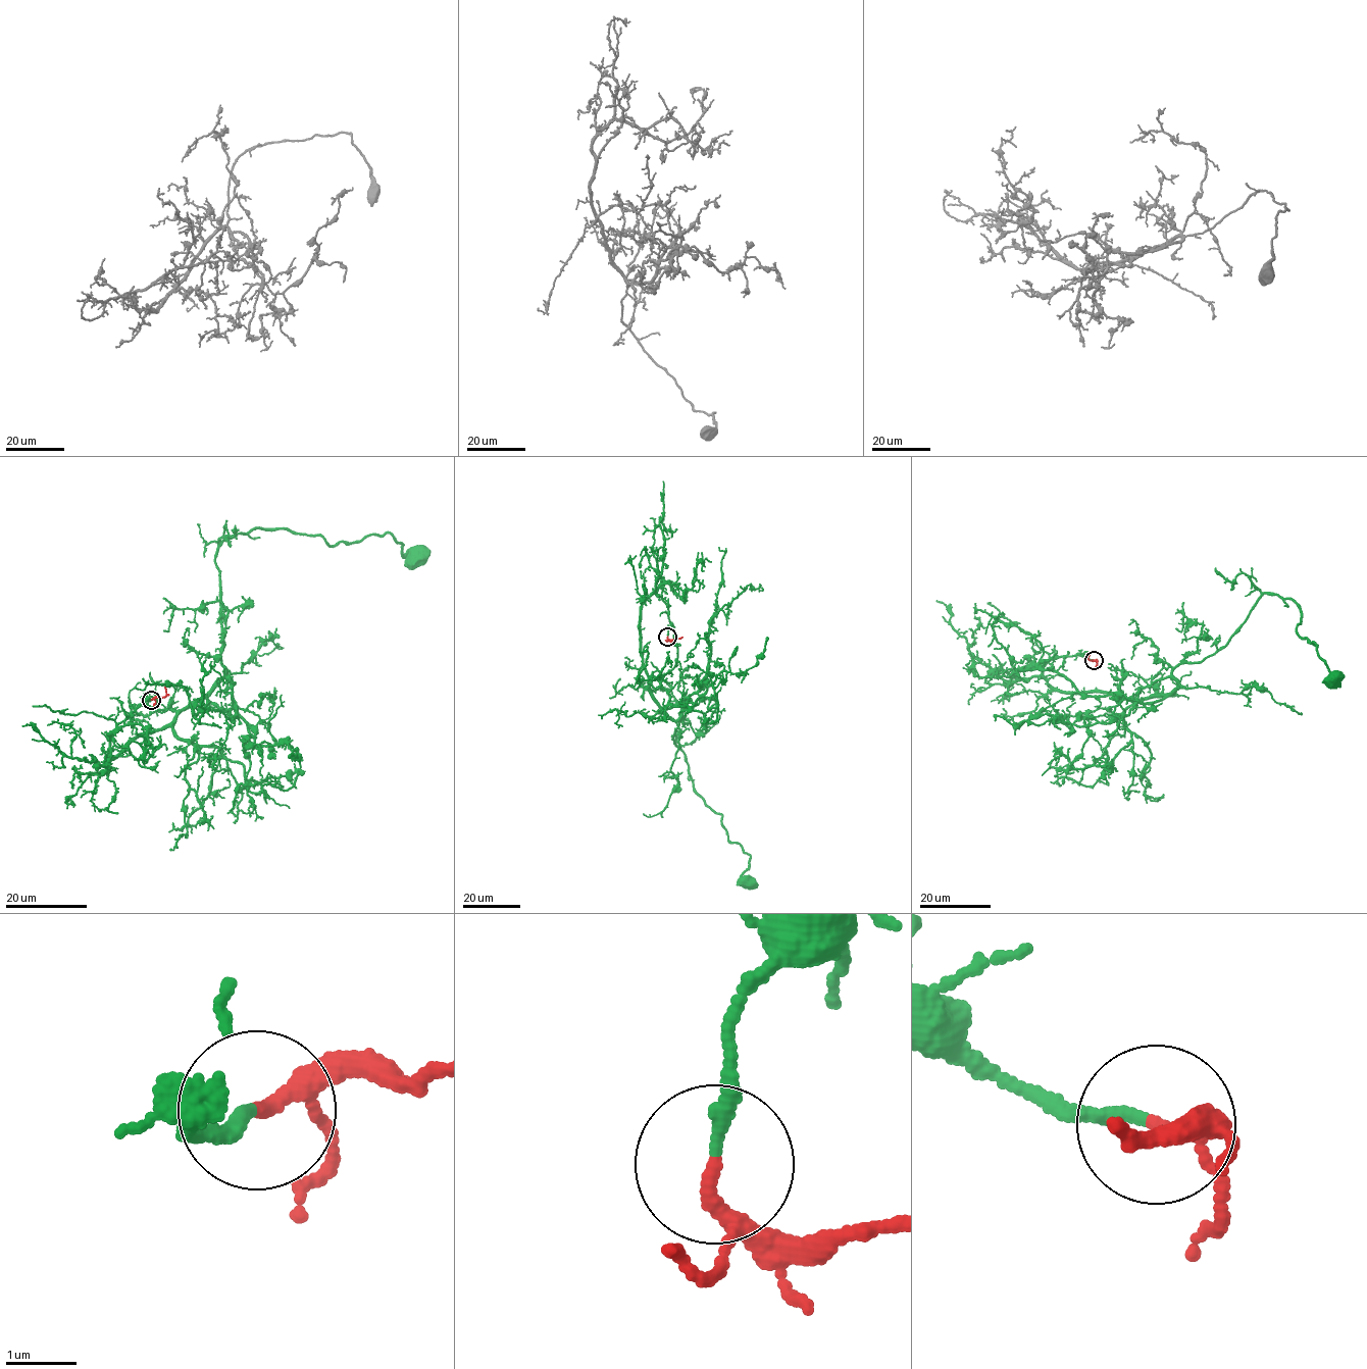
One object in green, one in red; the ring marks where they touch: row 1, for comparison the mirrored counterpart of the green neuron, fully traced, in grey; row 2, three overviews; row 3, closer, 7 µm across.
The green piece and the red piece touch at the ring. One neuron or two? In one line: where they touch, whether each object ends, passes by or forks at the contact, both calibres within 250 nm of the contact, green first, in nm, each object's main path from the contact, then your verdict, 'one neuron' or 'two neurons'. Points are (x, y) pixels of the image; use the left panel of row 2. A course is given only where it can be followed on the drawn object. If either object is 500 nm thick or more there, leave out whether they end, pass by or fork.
(151, 700) | green ends | red passes by | 190/160 nm | green via (151, 700), (117, 725), (109, 758), (225, 676), (214, 556), (233, 536), (389, 534), (413, 555) | red via (151, 700), (165, 695), (164, 687) | one neuron

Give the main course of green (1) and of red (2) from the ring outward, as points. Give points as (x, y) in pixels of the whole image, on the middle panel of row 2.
1: (667, 637), (655, 593), (641, 609), (649, 687), (681, 712), (672, 739), (750, 854), (746, 881)
2: (667, 637), (670, 640), (680, 637)

